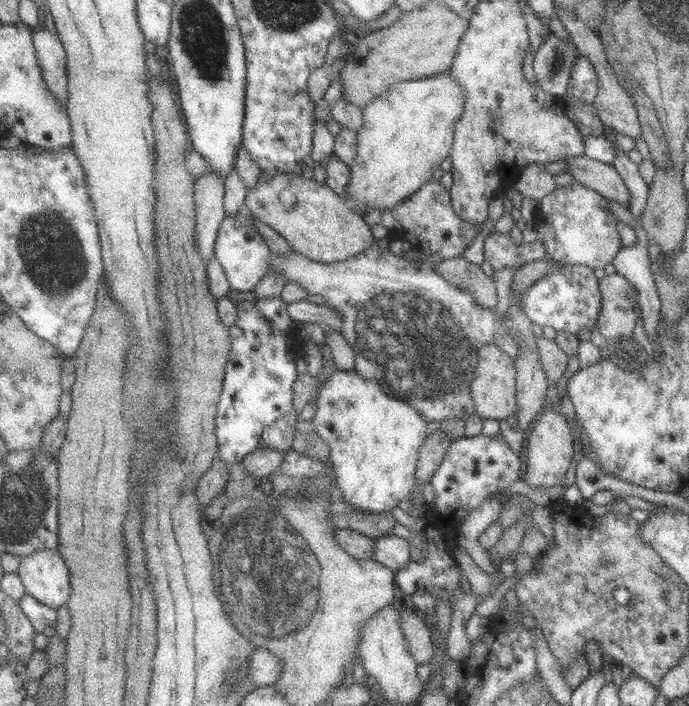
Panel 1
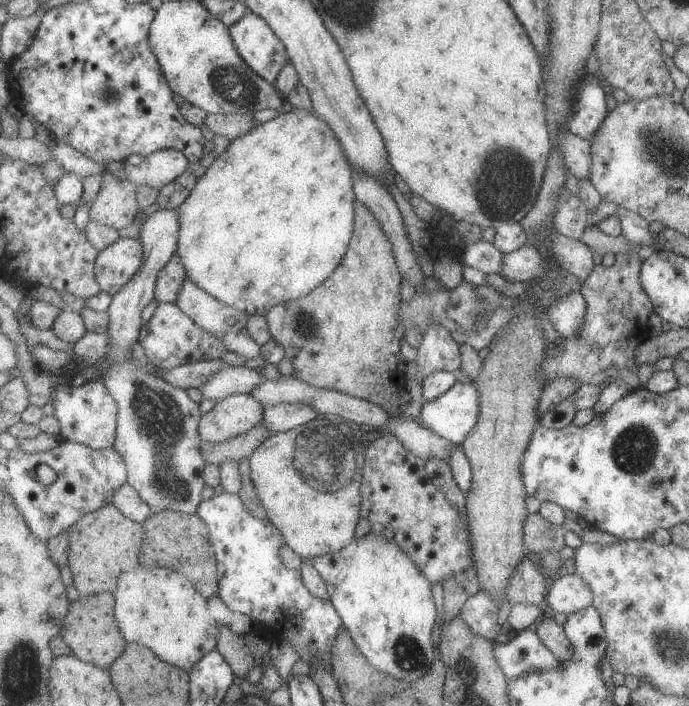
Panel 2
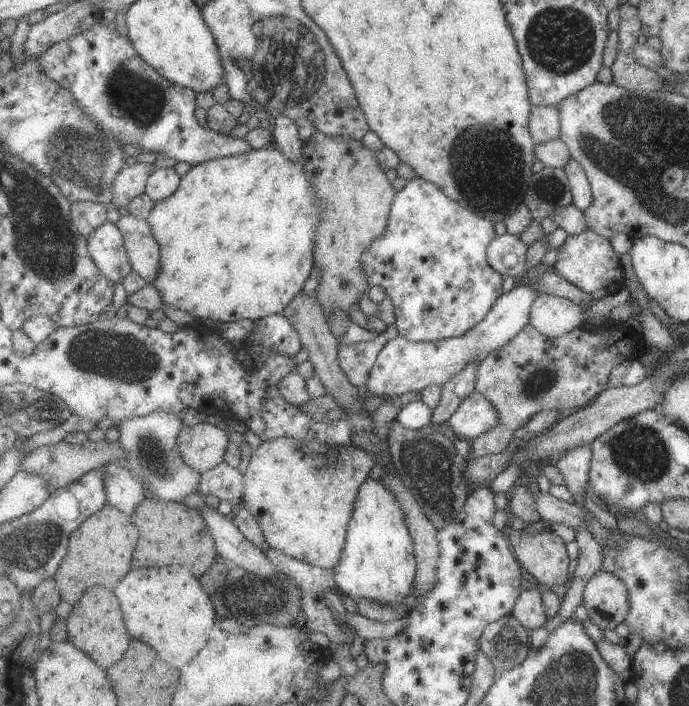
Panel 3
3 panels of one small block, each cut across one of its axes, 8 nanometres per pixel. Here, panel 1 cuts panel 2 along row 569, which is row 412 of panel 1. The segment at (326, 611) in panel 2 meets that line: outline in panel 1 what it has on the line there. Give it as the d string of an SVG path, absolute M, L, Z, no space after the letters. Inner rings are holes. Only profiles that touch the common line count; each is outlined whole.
M243 296L238 310L238 321L230 326L232 350L217 417L219 455L229 466L242 462L258 450L257 444L266 429L294 412L294 387L300 376L297 358L301 356L305 342L297 327L290 332L275 330L250 296Z

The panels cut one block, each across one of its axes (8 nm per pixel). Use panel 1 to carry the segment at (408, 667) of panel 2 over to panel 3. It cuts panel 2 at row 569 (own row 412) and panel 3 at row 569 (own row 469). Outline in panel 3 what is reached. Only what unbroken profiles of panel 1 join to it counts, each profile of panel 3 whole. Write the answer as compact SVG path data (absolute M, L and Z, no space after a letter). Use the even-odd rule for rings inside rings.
M381 477L365 480L359 490L346 547L334 572L336 587L344 596L354 599L369 598L381 604L399 606L414 590L418 572L414 537L399 498Z

